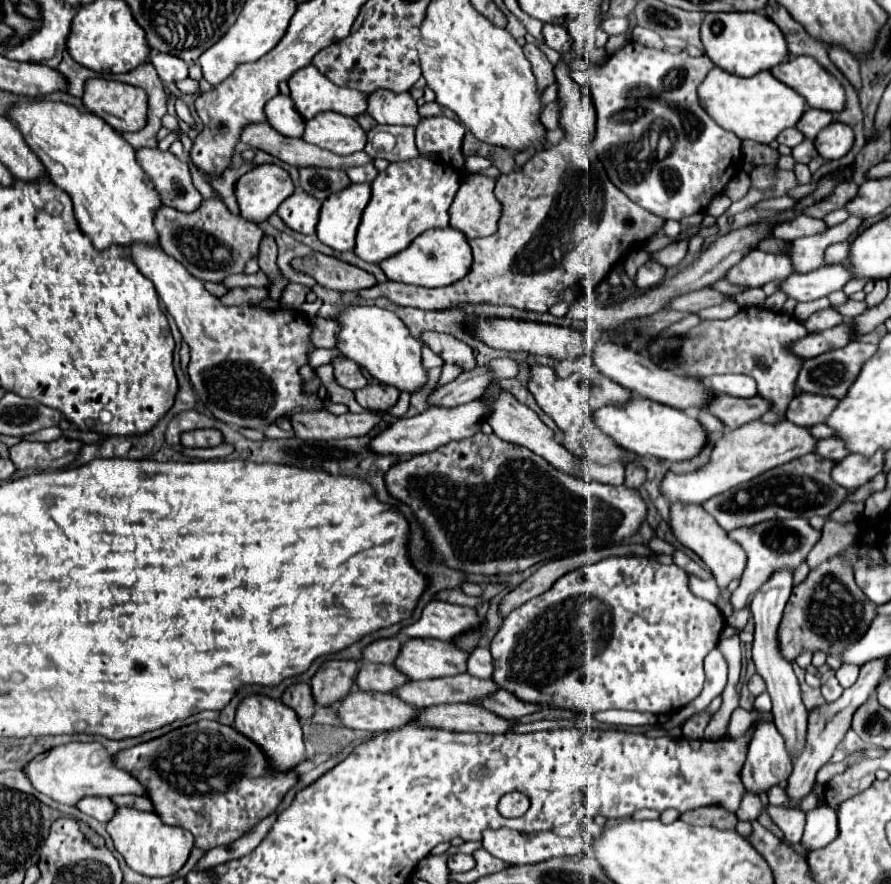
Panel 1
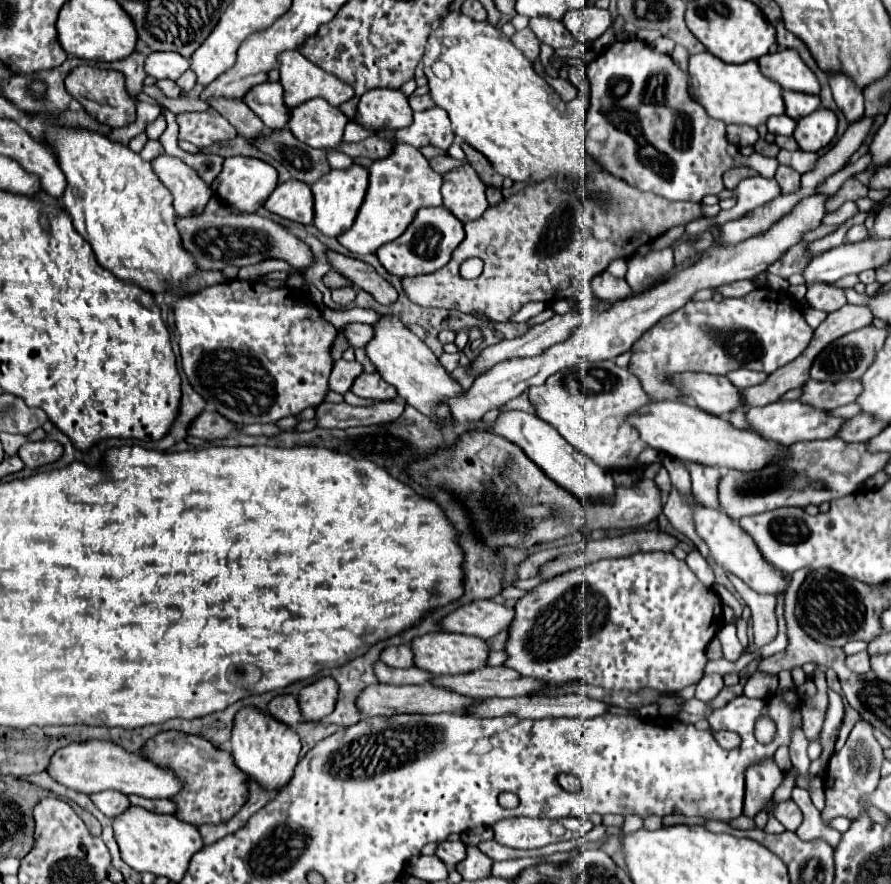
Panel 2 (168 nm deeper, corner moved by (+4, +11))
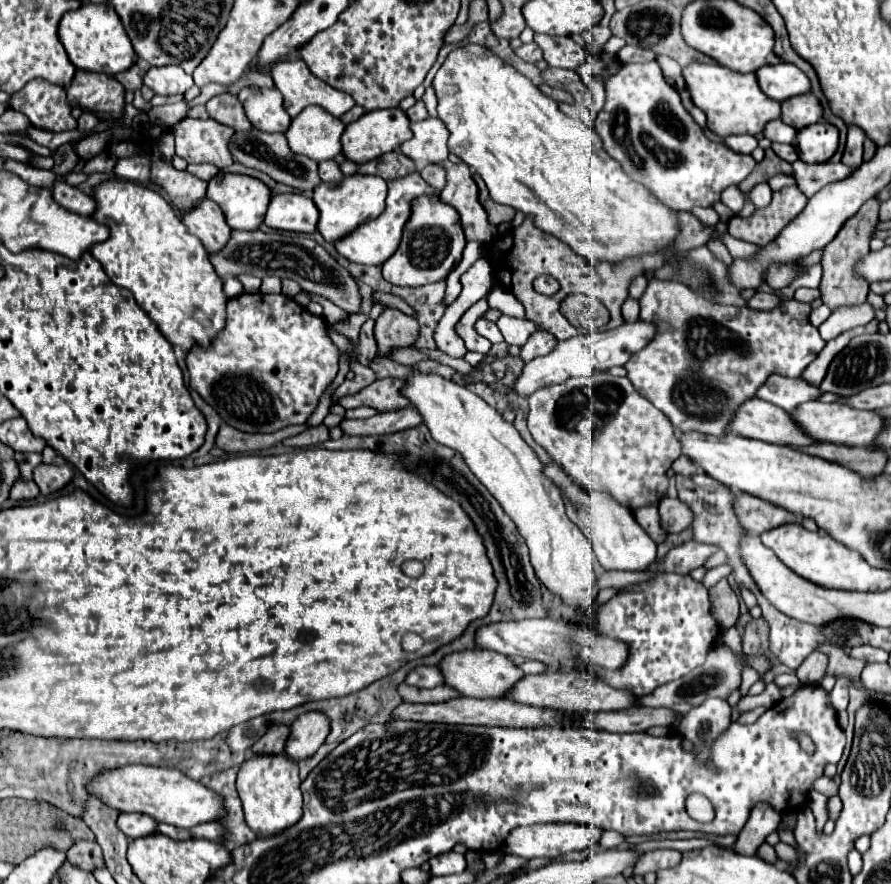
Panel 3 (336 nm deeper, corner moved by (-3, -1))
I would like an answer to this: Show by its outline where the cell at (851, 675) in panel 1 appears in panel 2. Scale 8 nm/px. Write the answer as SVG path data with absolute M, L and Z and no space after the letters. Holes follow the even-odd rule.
M863 651L863 653L855 653L847 659L847 665L849 669L857 671L857 673L867 673L871 667L869 667L869 653Z

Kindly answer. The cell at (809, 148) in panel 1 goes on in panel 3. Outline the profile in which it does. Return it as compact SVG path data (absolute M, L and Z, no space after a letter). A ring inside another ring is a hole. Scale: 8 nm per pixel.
M774 143L774 145L772 145L772 149L774 149L774 153L776 153L778 157L782 157L782 159L784 159L784 161L788 161L788 163L794 163L794 161L798 159L798 153L796 153L794 145L782 145L782 143Z

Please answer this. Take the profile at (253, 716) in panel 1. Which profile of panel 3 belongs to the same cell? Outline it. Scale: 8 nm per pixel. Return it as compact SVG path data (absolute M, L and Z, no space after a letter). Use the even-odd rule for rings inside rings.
M286 753L278 757L248 757L240 765L236 789L242 799L246 823L258 835L276 835L282 829L294 825L302 817L302 791L300 791L298 763Z

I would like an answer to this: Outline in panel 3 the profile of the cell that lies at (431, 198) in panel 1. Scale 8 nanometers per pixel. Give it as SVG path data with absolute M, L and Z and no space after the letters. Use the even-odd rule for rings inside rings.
M414 171L414 173L408 173L406 177L400 177L400 179L394 179L394 181L388 181L388 197L386 197L386 209L380 217L364 223L358 227L356 233L350 233L346 239L340 239L336 241L336 249L342 257L346 257L348 261L354 261L354 263L360 263L360 265L382 265L384 261L388 261L398 245L400 245L400 237L402 237L402 229L406 225L406 221L410 219L410 213L412 213L412 201L416 197L422 197L422 195L438 195L440 191L430 187L420 171Z

